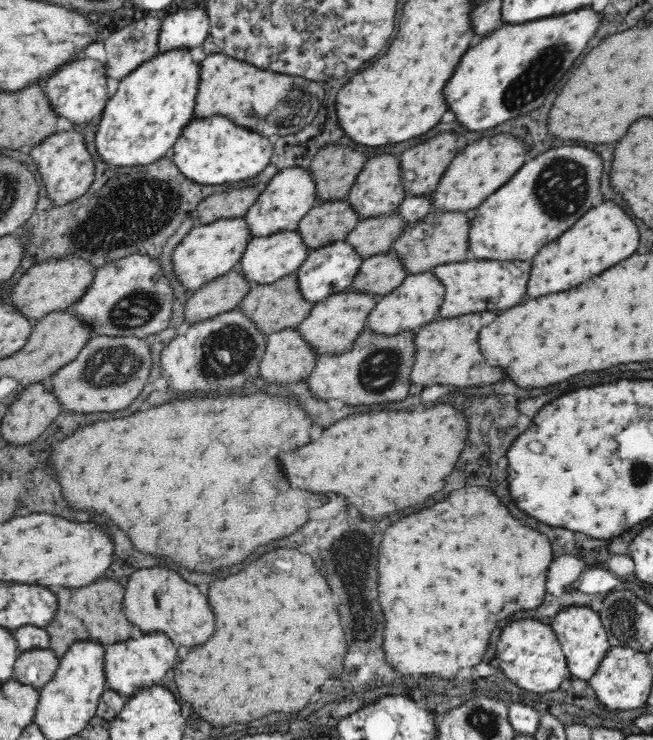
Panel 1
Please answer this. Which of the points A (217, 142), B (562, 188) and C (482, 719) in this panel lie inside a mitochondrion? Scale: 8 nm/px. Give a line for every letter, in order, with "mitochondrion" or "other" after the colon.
A: other
B: mitochondrion
C: mitochondrion

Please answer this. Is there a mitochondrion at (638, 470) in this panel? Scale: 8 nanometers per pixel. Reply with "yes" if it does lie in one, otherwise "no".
yes

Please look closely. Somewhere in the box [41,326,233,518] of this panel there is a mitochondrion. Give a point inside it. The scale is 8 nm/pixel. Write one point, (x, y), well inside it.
(111, 366)

